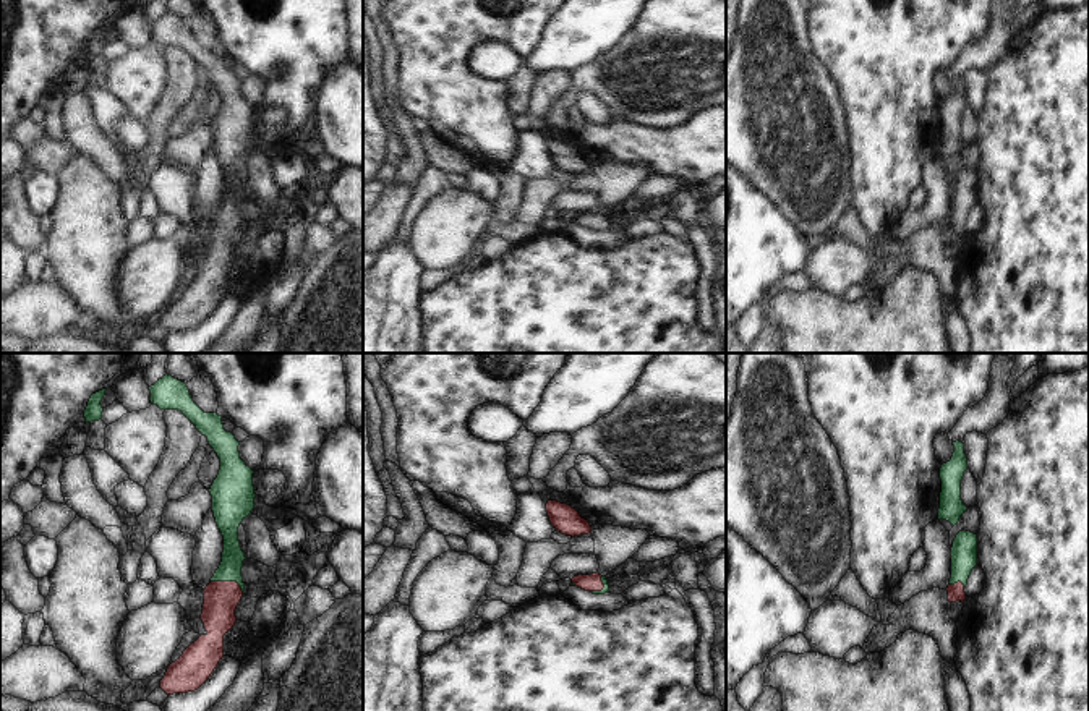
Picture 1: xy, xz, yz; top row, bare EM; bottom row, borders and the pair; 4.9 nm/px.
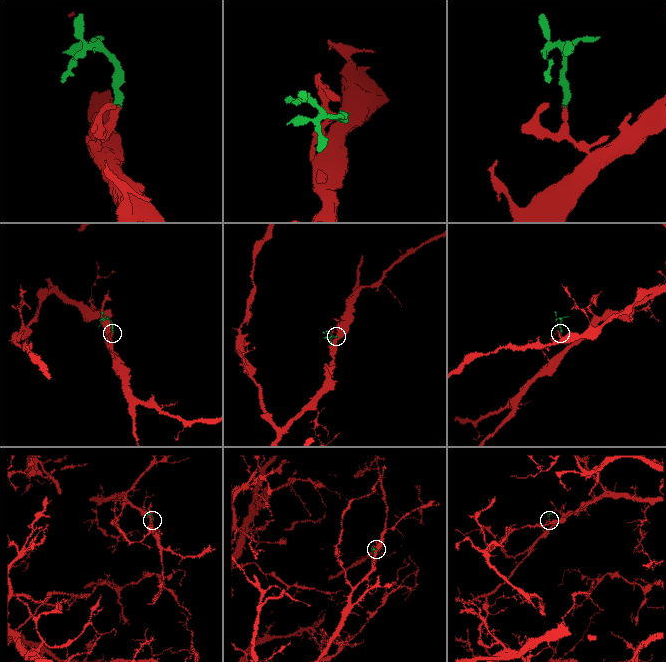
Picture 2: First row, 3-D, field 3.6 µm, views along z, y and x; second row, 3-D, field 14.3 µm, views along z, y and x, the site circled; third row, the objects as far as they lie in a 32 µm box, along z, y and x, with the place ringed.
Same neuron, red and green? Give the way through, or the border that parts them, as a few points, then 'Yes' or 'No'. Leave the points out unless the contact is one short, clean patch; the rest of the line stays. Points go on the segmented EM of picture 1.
Path across: xy (221, 598), (229, 582), (232, 557). Yes

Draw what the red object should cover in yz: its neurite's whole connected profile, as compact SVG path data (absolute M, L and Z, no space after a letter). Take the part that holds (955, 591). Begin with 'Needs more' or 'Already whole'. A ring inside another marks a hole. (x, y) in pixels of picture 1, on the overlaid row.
Needs more. M959 531L951 547L951 578L946 588L948 601L964 602L967 578L977 565L977 534L971 531Z

